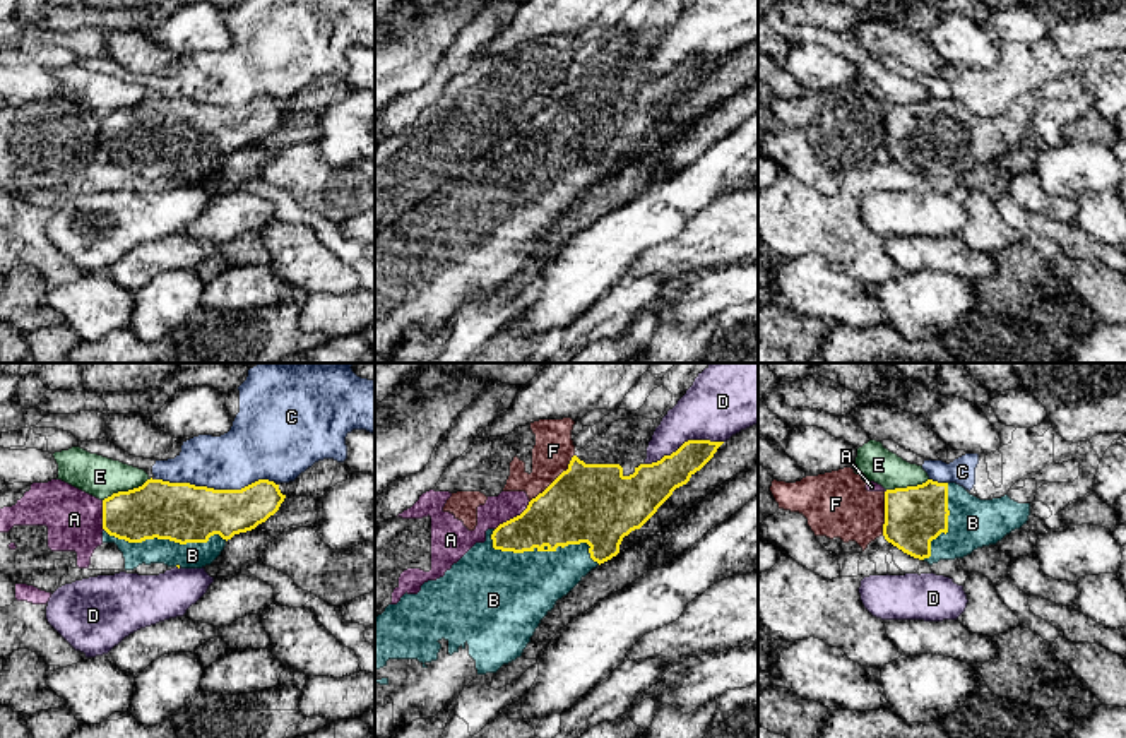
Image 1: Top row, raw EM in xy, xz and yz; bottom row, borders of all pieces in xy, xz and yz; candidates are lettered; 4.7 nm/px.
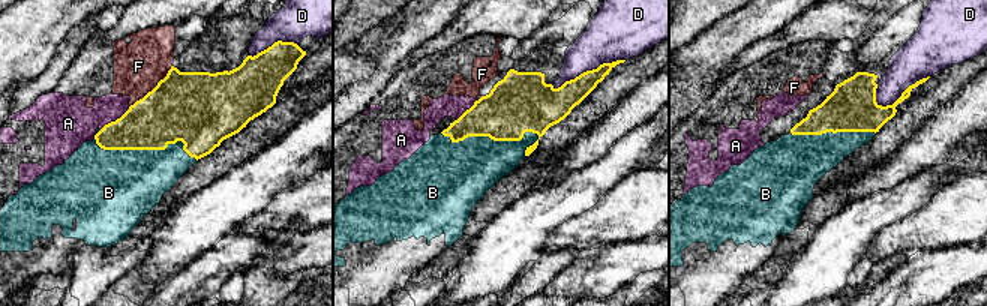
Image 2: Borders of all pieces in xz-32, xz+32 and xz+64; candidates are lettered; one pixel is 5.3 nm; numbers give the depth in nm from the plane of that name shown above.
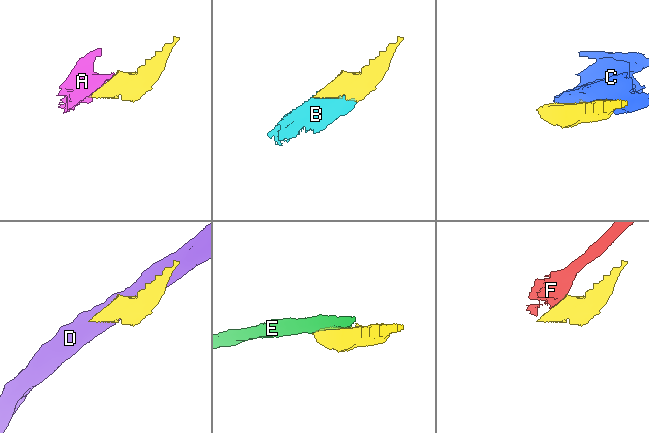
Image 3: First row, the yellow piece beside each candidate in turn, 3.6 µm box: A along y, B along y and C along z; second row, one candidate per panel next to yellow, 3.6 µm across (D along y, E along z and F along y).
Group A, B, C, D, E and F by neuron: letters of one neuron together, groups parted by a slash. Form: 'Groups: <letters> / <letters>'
Groups: A F / B / C / D / E

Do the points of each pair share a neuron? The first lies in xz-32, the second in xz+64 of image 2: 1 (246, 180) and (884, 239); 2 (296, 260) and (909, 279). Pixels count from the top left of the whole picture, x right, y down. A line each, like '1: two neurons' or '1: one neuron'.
1: two neurons
2: one neuron

